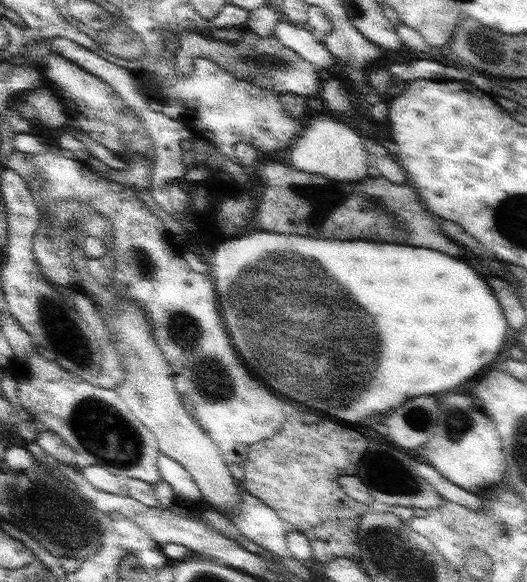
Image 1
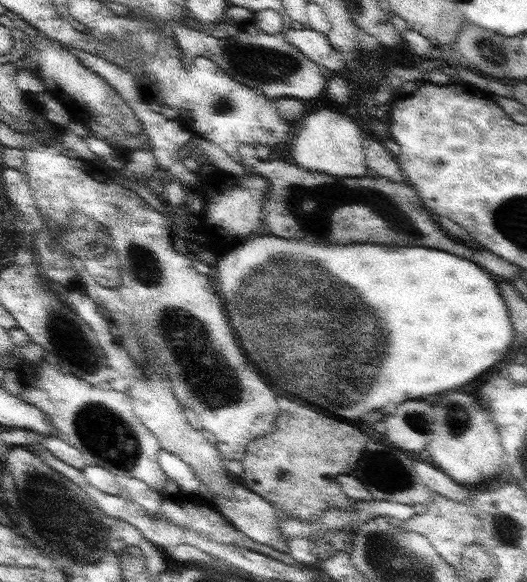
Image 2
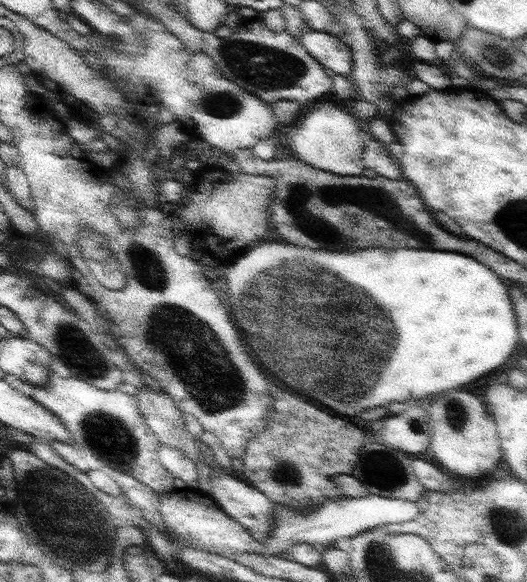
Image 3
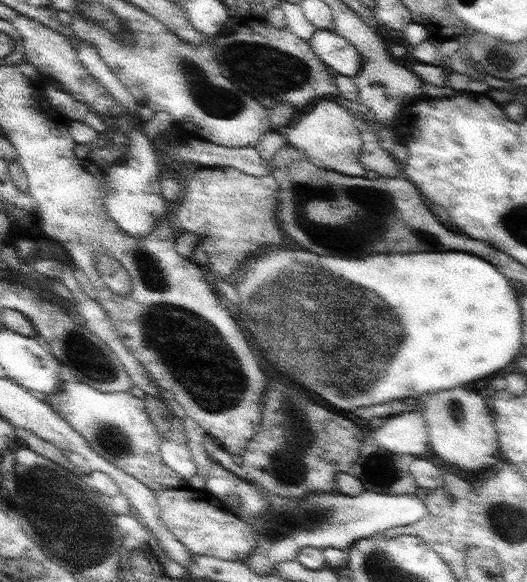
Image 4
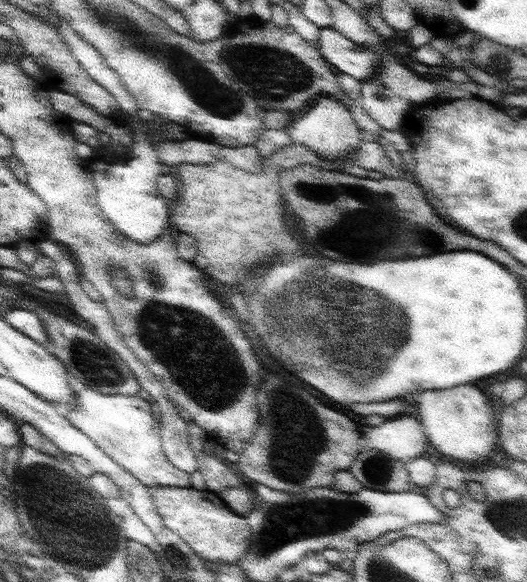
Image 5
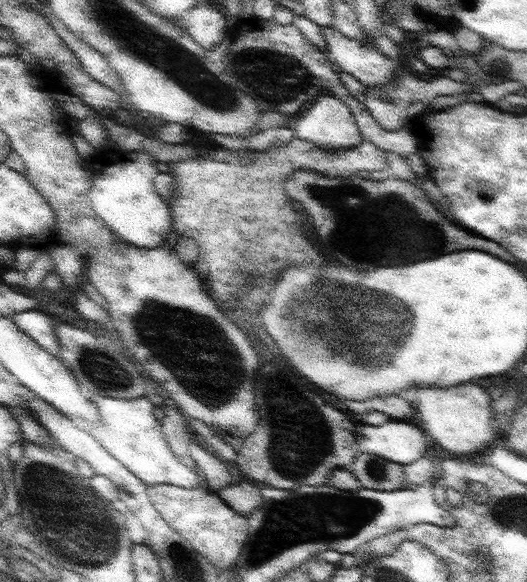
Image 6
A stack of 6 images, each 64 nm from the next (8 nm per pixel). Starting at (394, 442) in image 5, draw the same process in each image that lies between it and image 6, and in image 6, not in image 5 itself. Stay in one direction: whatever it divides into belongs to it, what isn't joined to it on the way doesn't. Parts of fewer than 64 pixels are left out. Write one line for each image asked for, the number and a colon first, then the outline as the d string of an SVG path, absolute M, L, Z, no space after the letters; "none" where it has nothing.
6: M385 422L381 426L365 424L357 432L359 452L375 454L393 464L407 466L425 454L425 440L413 422Z

